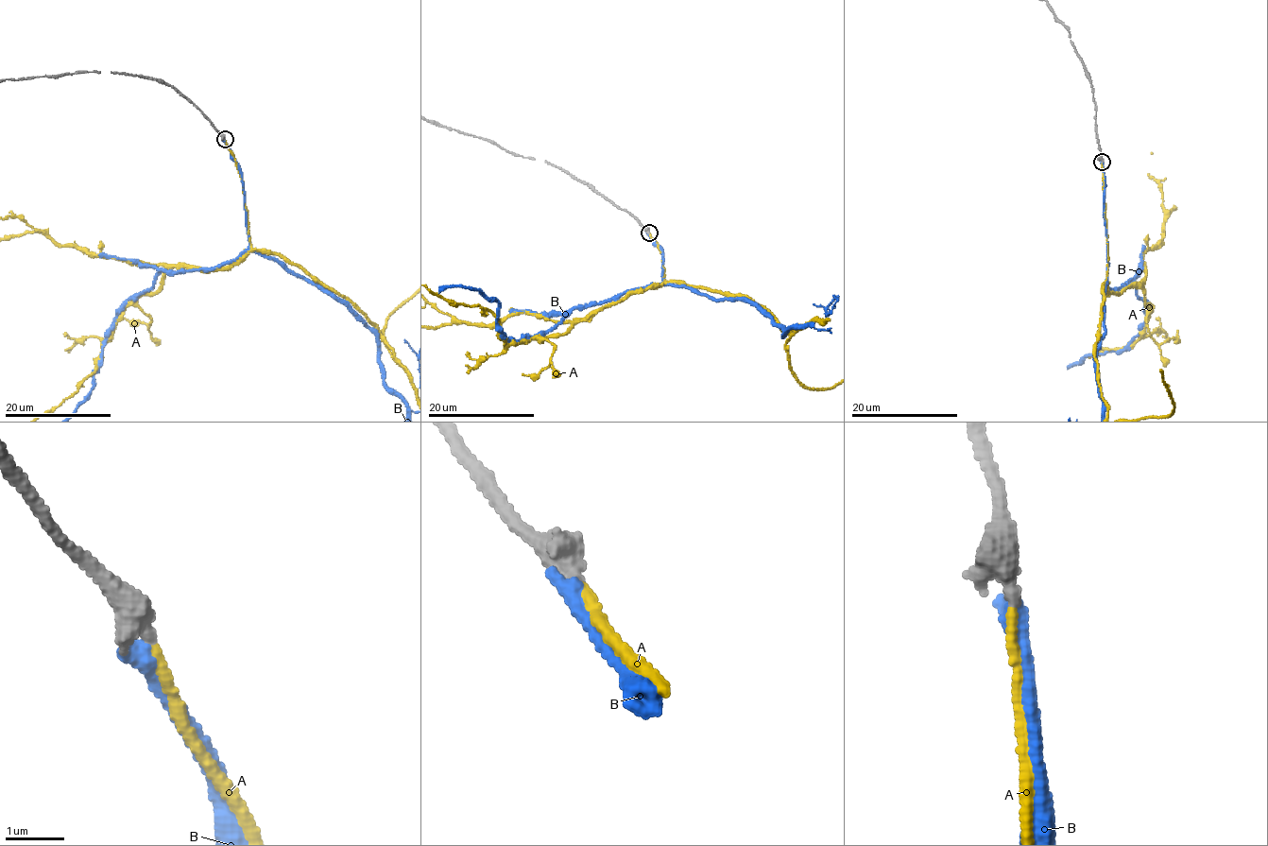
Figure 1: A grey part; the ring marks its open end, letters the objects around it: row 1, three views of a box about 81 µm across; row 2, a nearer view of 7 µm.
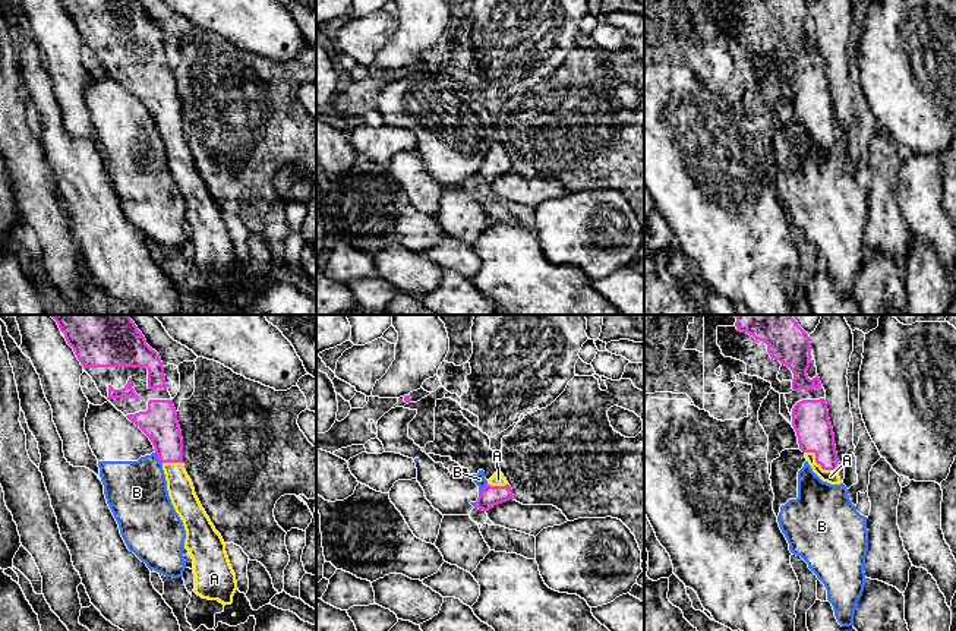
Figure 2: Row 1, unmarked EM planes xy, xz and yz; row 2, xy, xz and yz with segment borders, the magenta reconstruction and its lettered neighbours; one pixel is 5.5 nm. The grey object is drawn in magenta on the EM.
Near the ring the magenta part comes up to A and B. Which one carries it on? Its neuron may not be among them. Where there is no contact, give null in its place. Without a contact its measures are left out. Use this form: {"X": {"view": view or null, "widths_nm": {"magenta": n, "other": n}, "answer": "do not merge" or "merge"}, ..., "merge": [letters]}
{"A": {"view": "yz", "widths_nm": {"magenta": 200, "other": 80}, "answer": "merge"}, "B": {"view": "xy", "widths_nm": {"magenta": 190, "other": 340}, "answer": "do not merge"}, "merge": ["A"]}

